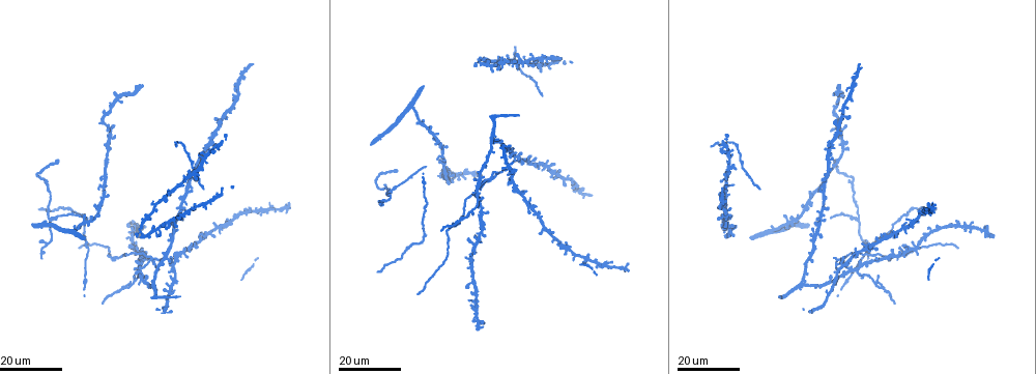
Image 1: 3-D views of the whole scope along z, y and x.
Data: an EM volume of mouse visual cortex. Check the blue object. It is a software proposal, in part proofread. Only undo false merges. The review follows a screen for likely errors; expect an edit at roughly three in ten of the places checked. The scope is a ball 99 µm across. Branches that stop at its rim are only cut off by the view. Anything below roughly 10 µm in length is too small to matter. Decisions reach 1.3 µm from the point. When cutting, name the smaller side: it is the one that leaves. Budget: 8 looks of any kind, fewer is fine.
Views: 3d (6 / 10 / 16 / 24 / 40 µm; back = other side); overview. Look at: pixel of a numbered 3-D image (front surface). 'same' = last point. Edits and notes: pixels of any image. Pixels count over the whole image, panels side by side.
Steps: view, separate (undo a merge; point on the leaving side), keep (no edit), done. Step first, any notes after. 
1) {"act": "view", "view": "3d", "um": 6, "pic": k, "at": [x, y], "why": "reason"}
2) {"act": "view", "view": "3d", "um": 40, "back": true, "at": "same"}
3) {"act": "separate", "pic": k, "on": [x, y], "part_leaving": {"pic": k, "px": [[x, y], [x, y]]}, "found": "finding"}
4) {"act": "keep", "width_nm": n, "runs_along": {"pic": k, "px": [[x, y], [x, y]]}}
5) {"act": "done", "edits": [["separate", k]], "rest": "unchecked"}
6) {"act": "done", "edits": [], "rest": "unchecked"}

{"act": "view", "view": "3d", "um": 24, "pic": 1, "at": [806, 210], "why": "two arms in line, one across"}

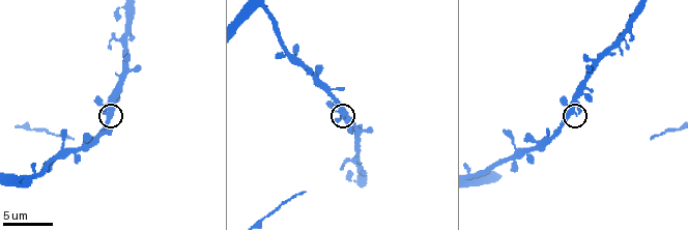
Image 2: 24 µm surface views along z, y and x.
{"act": "view", "view": "3d", "um": 6, "pic": 2, "at": [571, 109]}

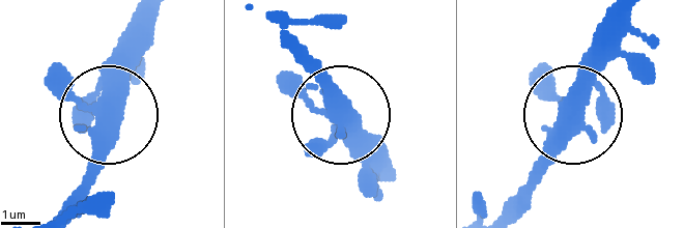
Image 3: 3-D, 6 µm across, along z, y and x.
{"act": "keep", "side_arm_um": 55, "found": "continuous, no second neuron"}

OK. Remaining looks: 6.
{"act": "view", "view": "3d", "um": 24, "pic": 1, "at": [48, 220], "why": "three arms meet"}

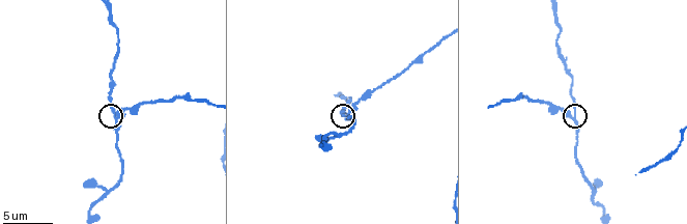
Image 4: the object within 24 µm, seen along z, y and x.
{"act": "view", "view": "3d", "um": 10, "pic": 4, "at": [570, 115], "why": "zoom in"}

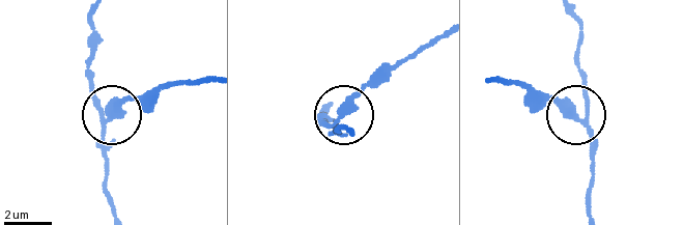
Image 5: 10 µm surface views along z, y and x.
{"act": "separate", "pic": 5, "on": [126, 100], "arms": 3, "part_leaving": {"pic": 5, "px": [[577, 119], [518, 80], [494, 80]]}, "found": "two neurons meet here"}

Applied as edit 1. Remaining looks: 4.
{"act": "view", "view": "3d", "um": 16, "pic": 1, "at": [512, 180], "why": "three-way junction"}

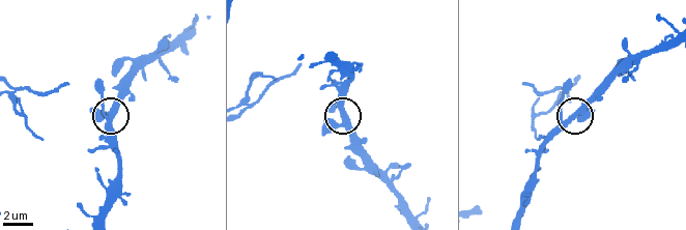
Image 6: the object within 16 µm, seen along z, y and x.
{"act": "view", "view": "3d", "um": 6, "pic": 6, "at": [568, 122]}

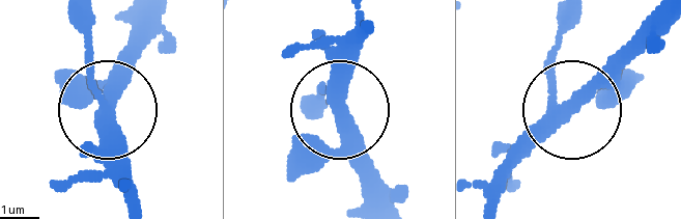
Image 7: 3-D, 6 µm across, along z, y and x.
{"act": "keep", "arms": 3, "found": "continuous, no second neuron"}

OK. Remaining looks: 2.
{"act": "view", "view": "3d", "um": 16, "pic": 1, "at": [823, 190], "why": "three-way junction"}

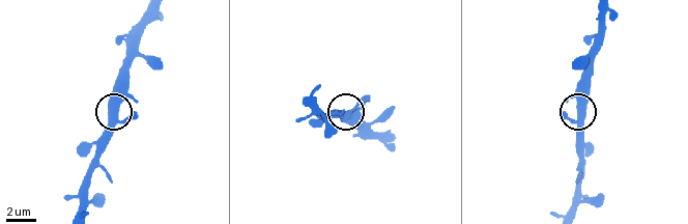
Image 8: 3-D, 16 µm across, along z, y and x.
{"act": "view", "view": "3d", "um": 10, "pic": 8, "at": [576, 122], "why": "closer look"}

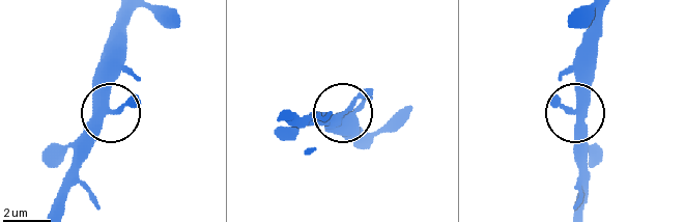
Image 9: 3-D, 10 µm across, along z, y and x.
{"act": "keep", "width_nm": 290, "found": "all the same neuron"}

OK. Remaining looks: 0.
{"act": "done", "edits": [["separate", 5]], "rest": "unchecked"}

